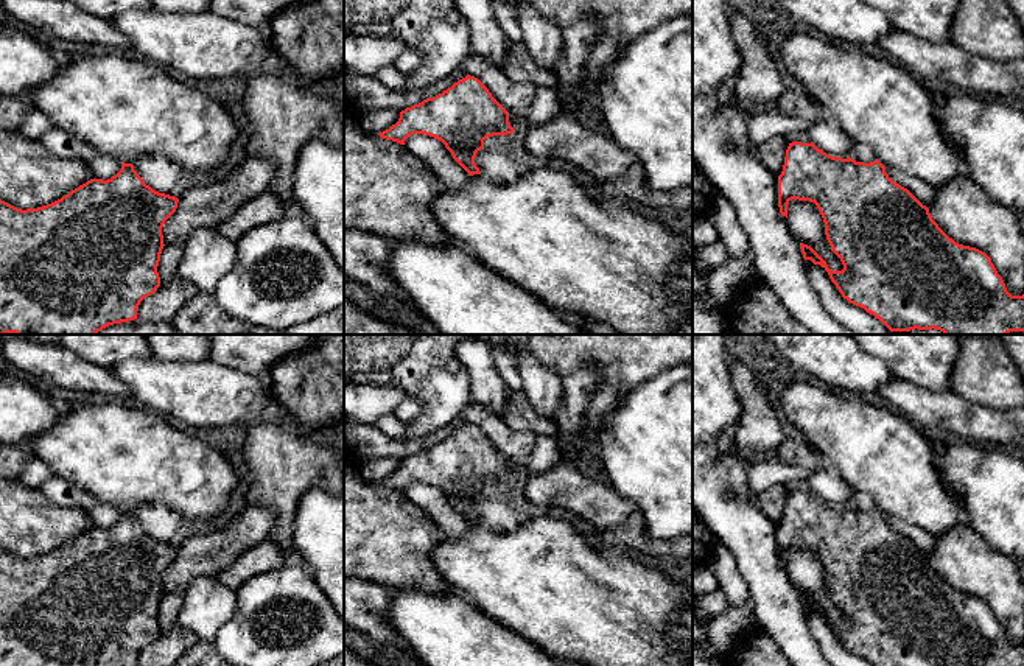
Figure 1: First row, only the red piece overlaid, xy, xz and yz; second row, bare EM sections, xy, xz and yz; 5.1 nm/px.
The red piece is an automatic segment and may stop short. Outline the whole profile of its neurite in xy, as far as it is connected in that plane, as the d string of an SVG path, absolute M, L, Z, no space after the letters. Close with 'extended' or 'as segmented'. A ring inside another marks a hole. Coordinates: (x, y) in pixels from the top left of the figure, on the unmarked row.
M124 510L110 528L90 528L37 557L22 559L0 548L0 666L137 666L140 650L160 635L162 576L177 551L146 534Z; as segmented

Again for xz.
M467 423L442 442L402 459L398 470L378 484L400 493L412 482L434 485L473 524L481 523L475 506L484 489L514 479L509 461L478 426Z; as segmented

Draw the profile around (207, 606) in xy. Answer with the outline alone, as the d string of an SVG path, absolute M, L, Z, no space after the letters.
M216 577L193 579L182 599L177 622L196 640L215 643L219 629L233 618L237 590L224 587Z

